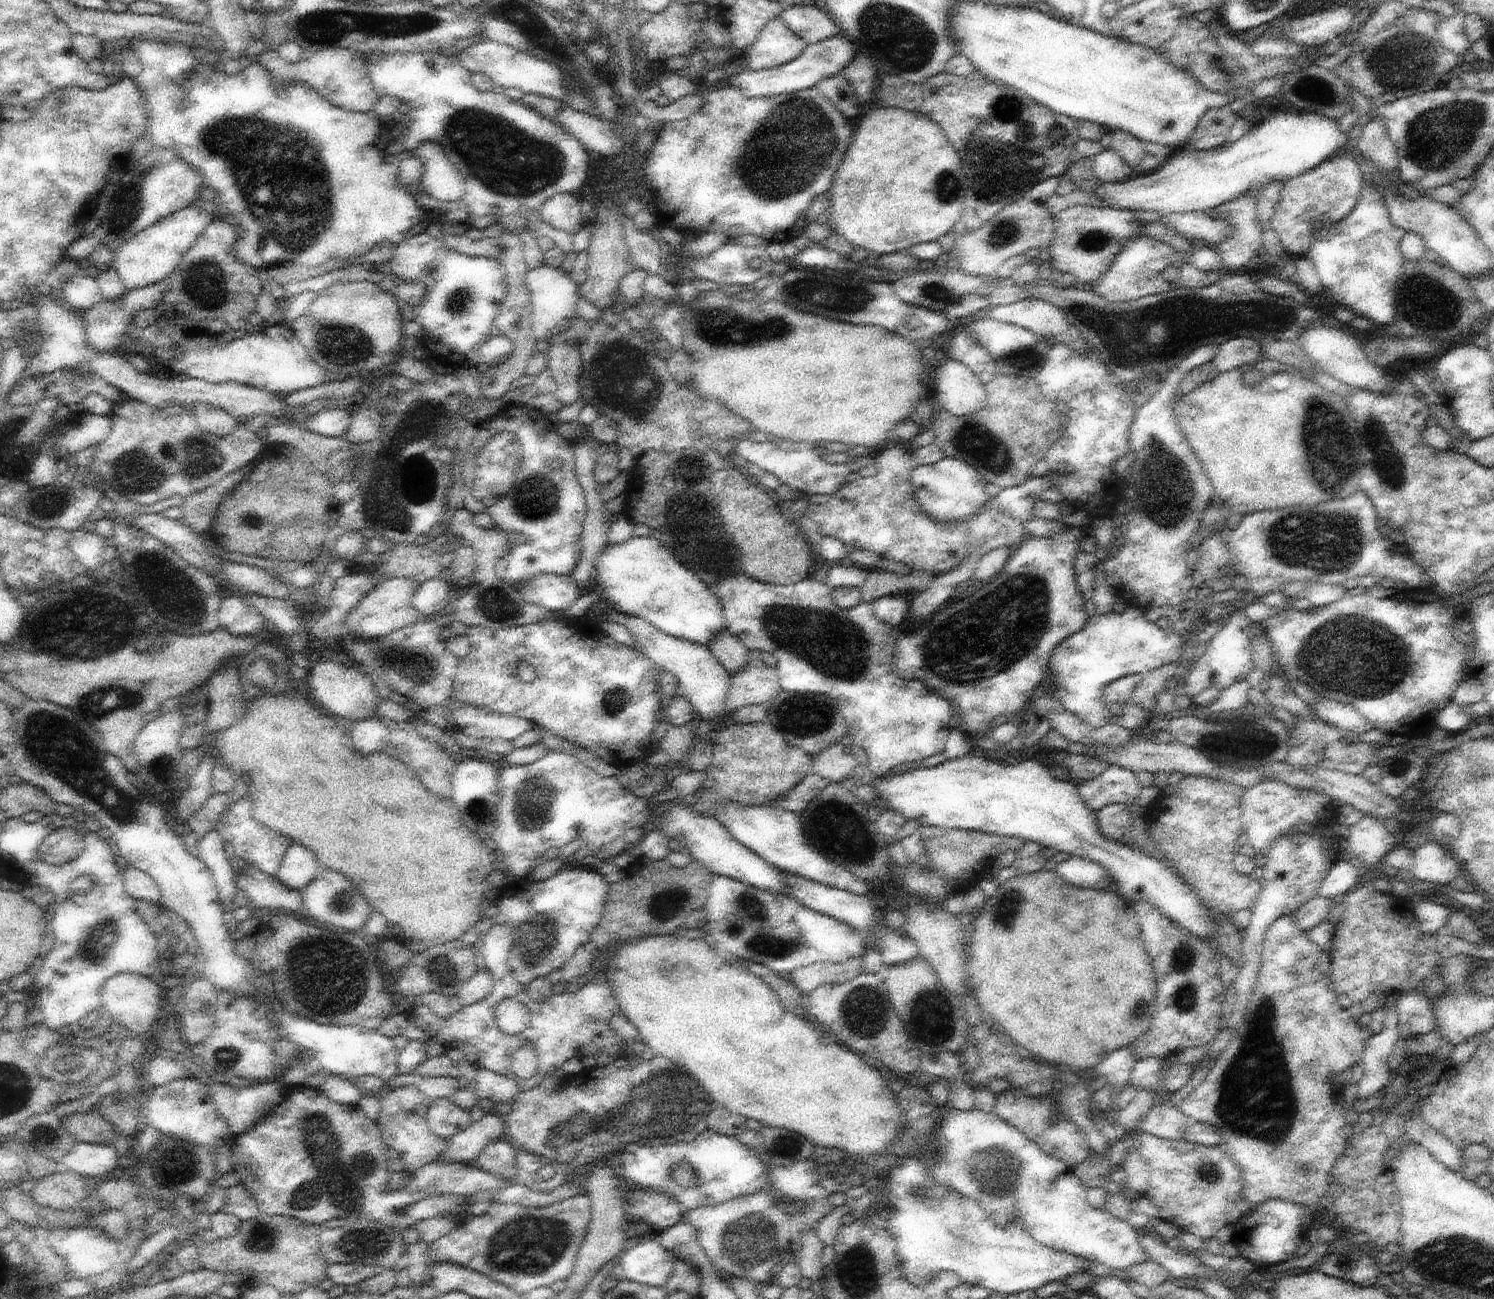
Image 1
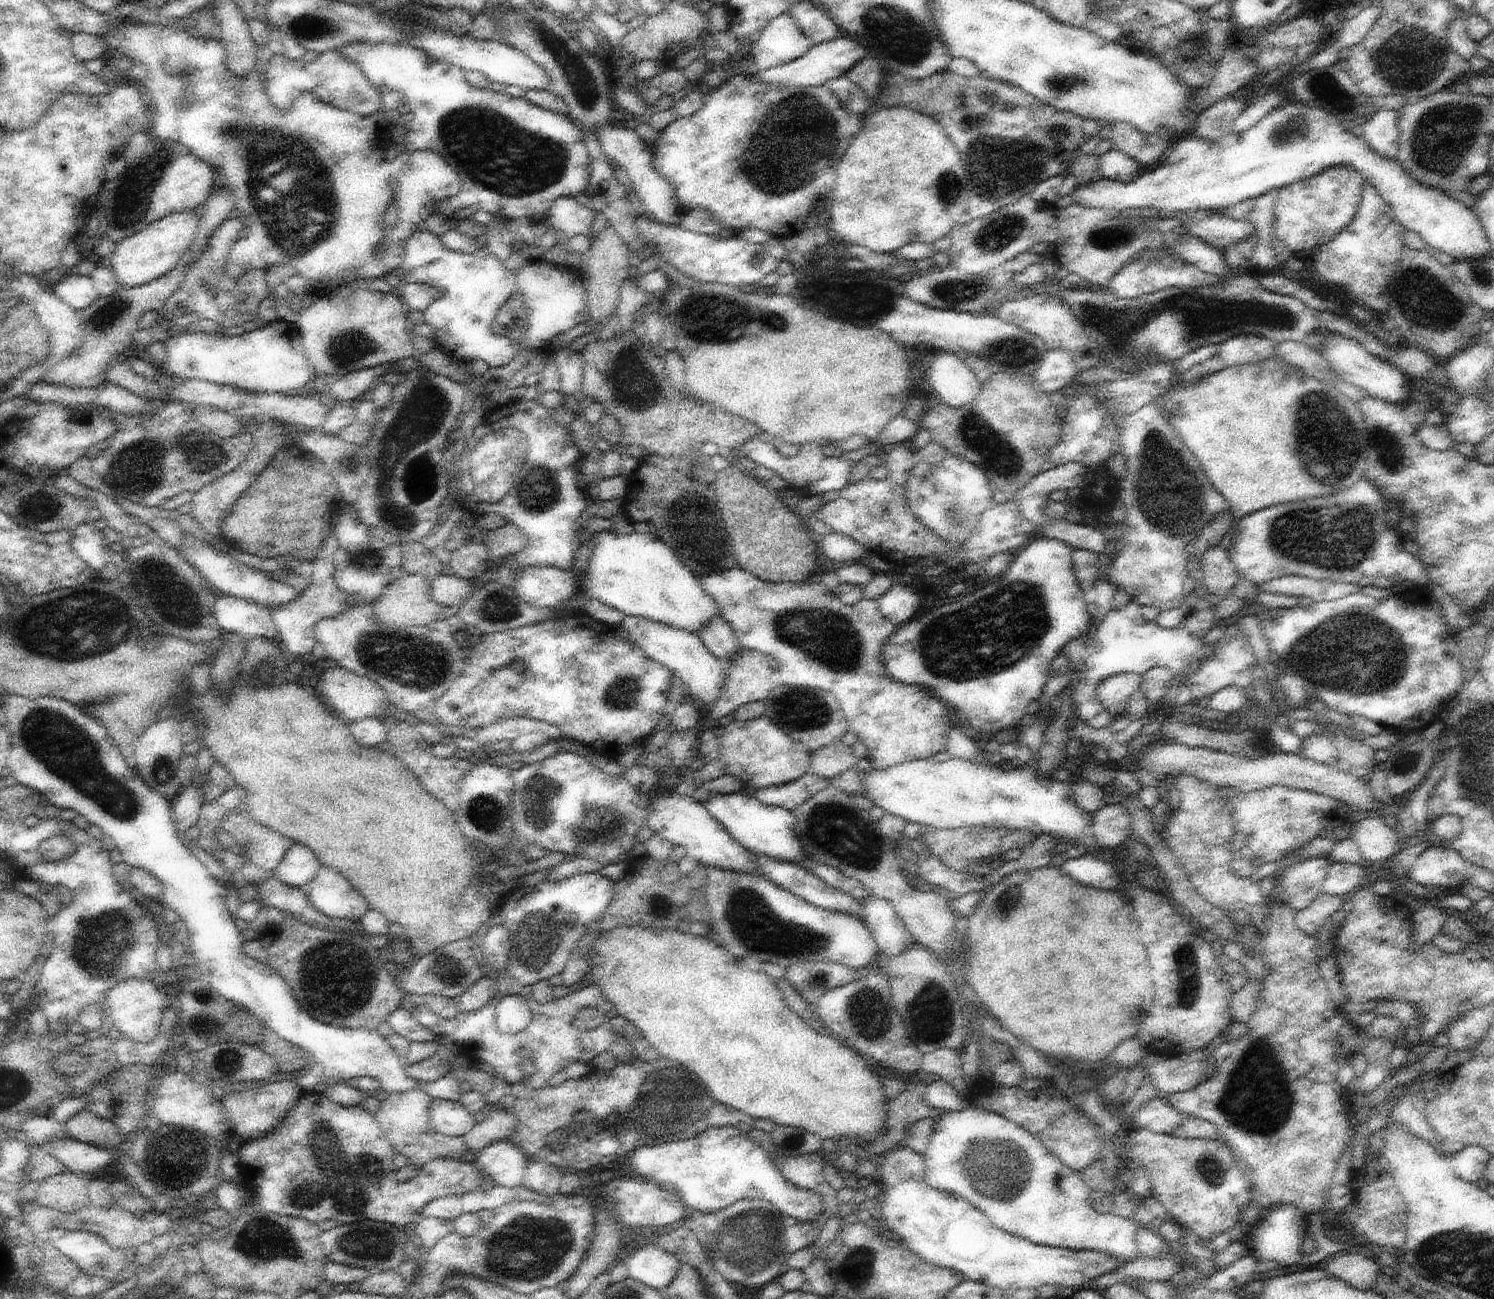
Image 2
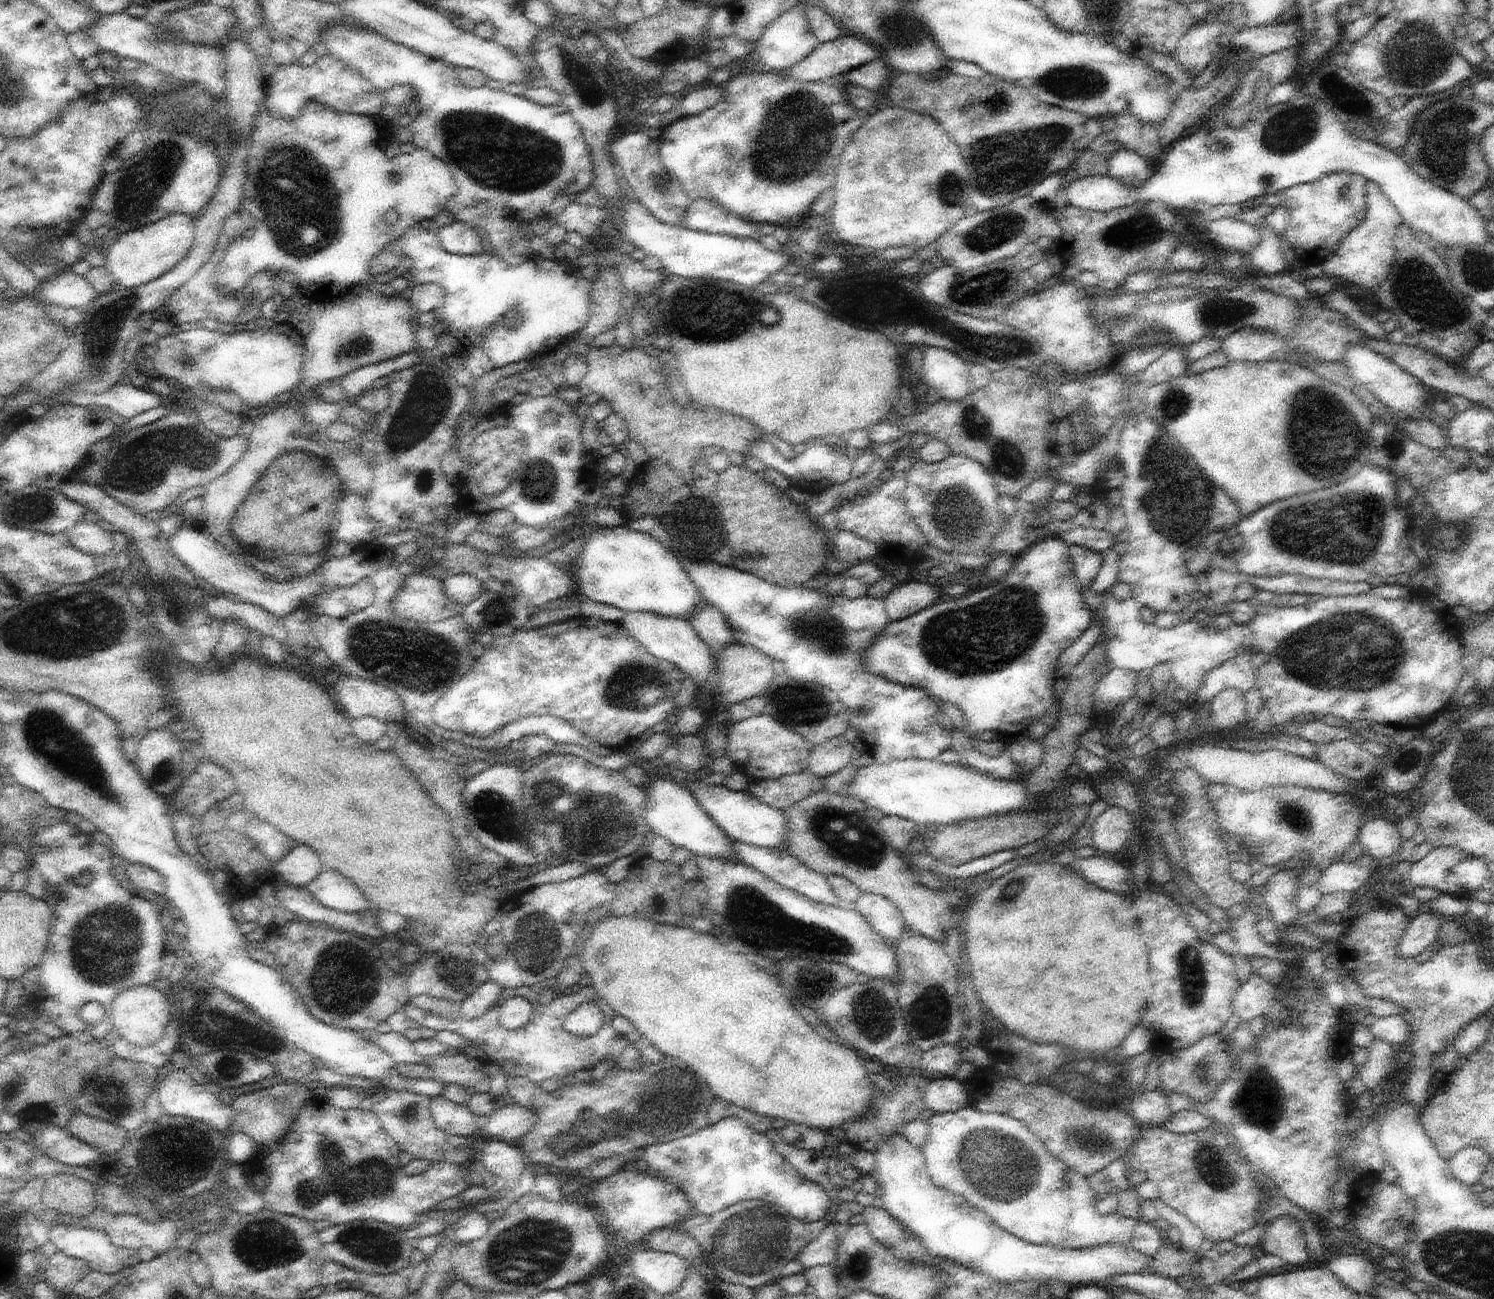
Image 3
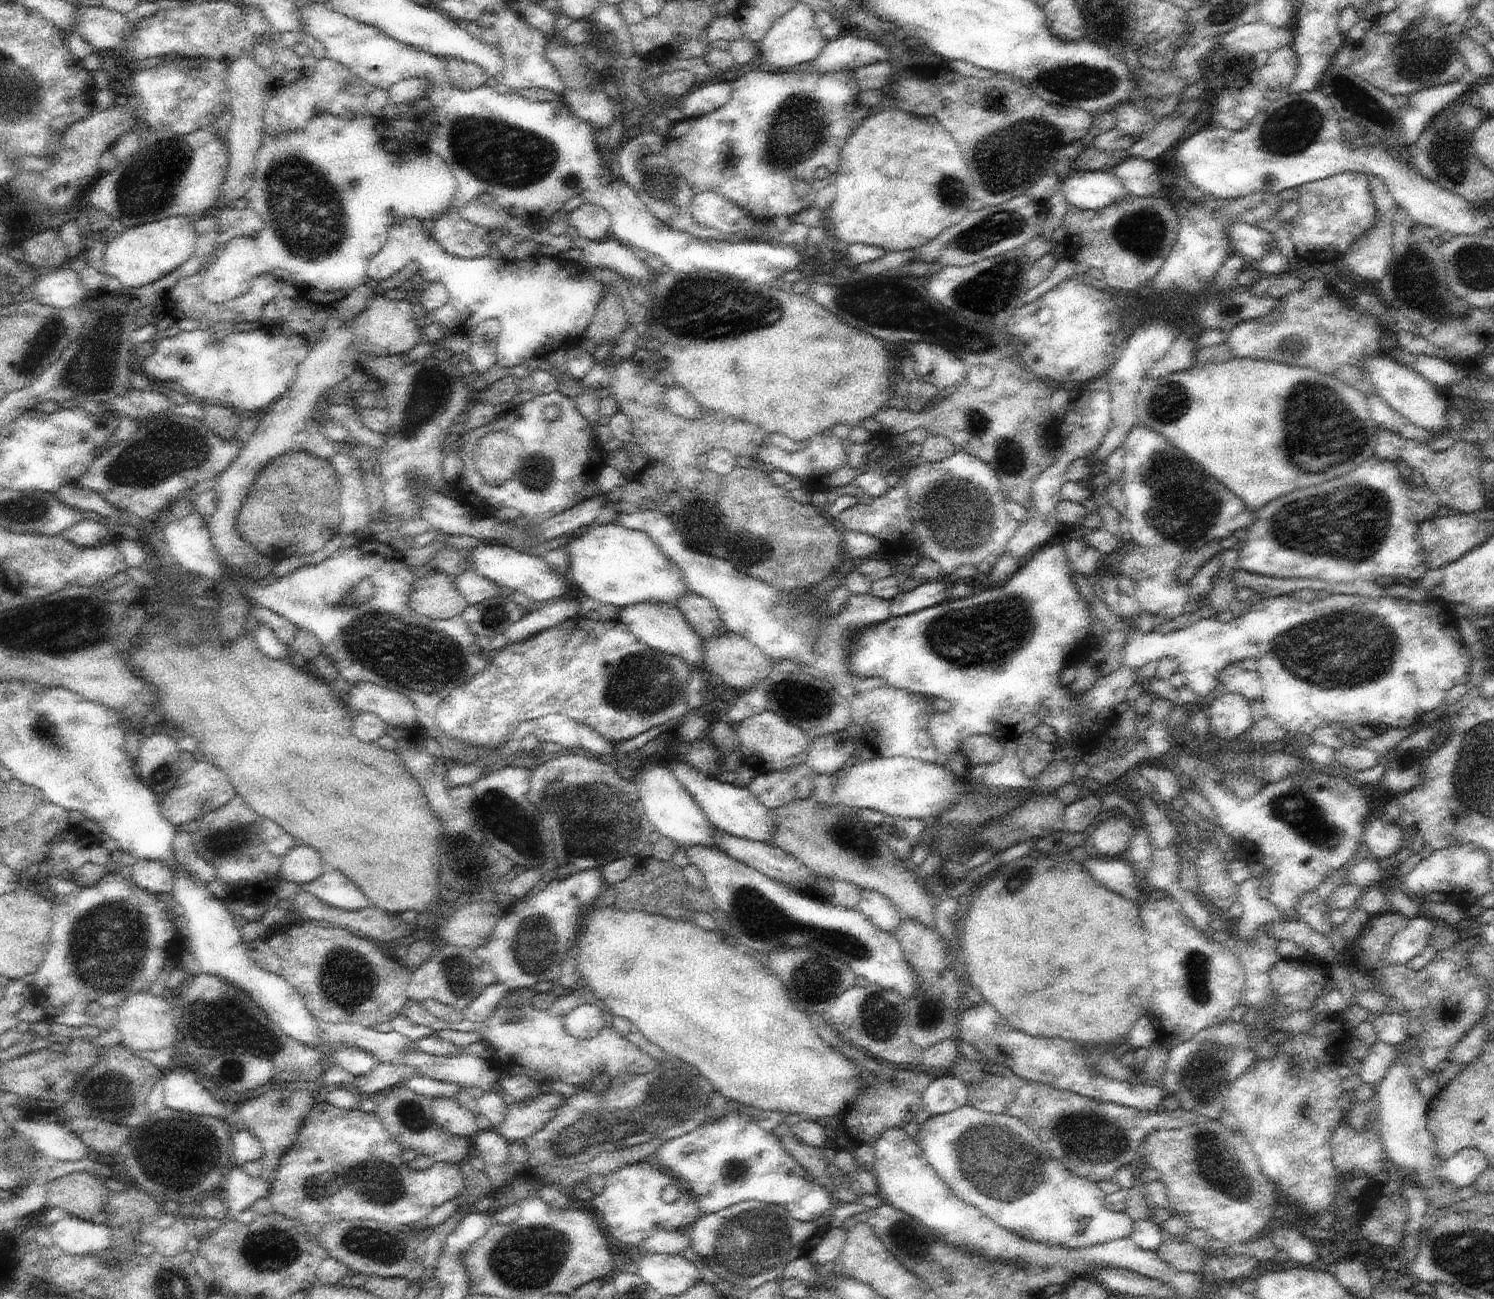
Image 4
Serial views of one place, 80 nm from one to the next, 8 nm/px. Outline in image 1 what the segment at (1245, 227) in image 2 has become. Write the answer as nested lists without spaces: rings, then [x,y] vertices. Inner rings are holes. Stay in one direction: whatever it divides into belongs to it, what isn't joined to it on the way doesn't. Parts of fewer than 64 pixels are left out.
[[[1204,212],[1162,214],[1159,220],[1170,228],[1172,233],[1180,233],[1190,241],[1200,239],[1205,245],[1214,248],[1231,236],[1231,224],[1224,219],[1215,219]]]

